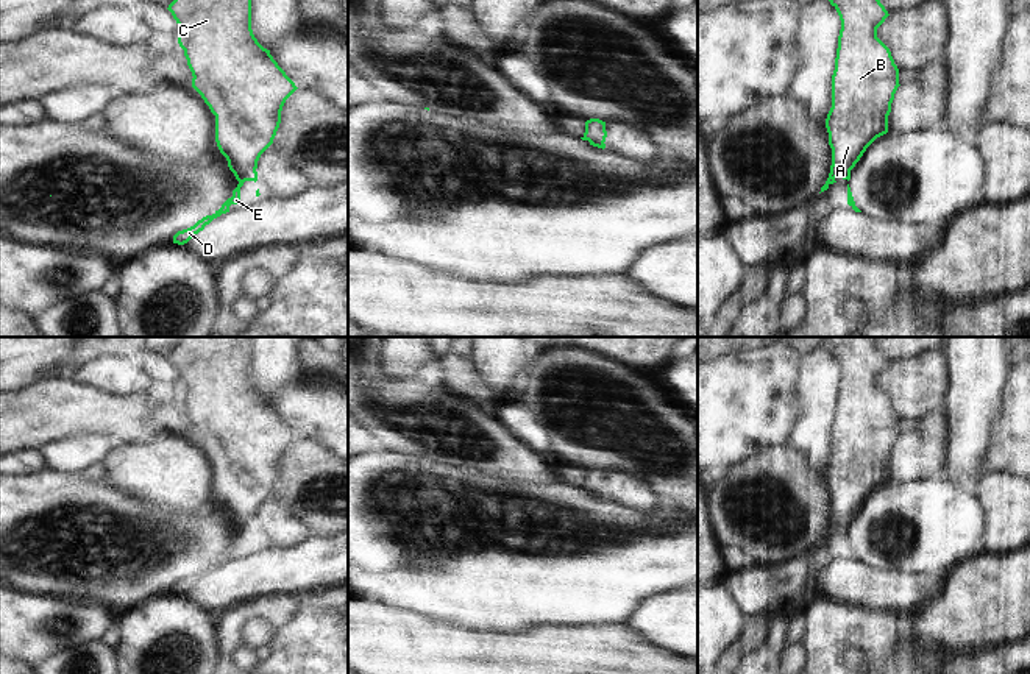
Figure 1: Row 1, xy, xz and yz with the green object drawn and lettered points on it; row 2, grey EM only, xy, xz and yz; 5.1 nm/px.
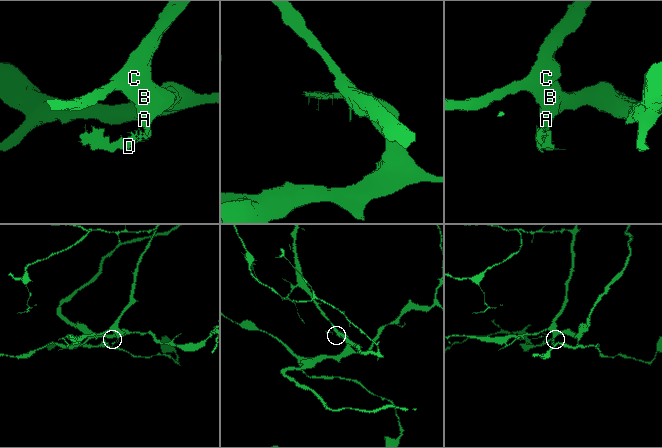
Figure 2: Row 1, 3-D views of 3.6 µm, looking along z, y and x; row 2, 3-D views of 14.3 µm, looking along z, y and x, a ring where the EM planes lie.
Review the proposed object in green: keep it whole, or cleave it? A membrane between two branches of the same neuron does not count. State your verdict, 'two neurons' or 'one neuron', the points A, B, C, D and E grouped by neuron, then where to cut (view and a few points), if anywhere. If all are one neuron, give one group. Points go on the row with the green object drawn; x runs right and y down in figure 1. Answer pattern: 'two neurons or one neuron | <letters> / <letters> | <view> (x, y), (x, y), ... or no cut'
two neurons | A B C / D E | xy (228, 163), (244, 181)

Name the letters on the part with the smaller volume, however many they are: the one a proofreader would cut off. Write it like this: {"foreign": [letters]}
{"foreign": ["D", "E"]}

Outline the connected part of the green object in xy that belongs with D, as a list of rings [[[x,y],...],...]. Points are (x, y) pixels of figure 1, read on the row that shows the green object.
[[[228,164],[229,170],[234,173],[236,179],[239,181],[237,187],[233,190],[233,197],[228,198],[218,211],[215,211],[212,215],[206,215],[201,220],[198,220],[194,226],[178,231],[173,236],[173,243],[184,245],[187,243],[195,234],[204,229],[206,225],[209,225],[214,218],[220,217],[222,214],[229,212],[231,204],[240,203],[240,187],[243,186],[242,178],[237,175],[233,164]]]

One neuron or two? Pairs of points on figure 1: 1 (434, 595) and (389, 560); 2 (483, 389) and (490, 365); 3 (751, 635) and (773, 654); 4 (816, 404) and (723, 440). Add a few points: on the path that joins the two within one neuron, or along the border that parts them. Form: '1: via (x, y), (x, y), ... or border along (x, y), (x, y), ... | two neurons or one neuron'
1: via (423, 584), (400, 565) | one neuron
2: border along (470, 359), (476, 373), (500, 401) | two neurons
3: border along (774, 613), (765, 640), (743, 657) | two neurons
4: border along (801, 373), (799, 397), (802, 414), (787, 442) | two neurons

